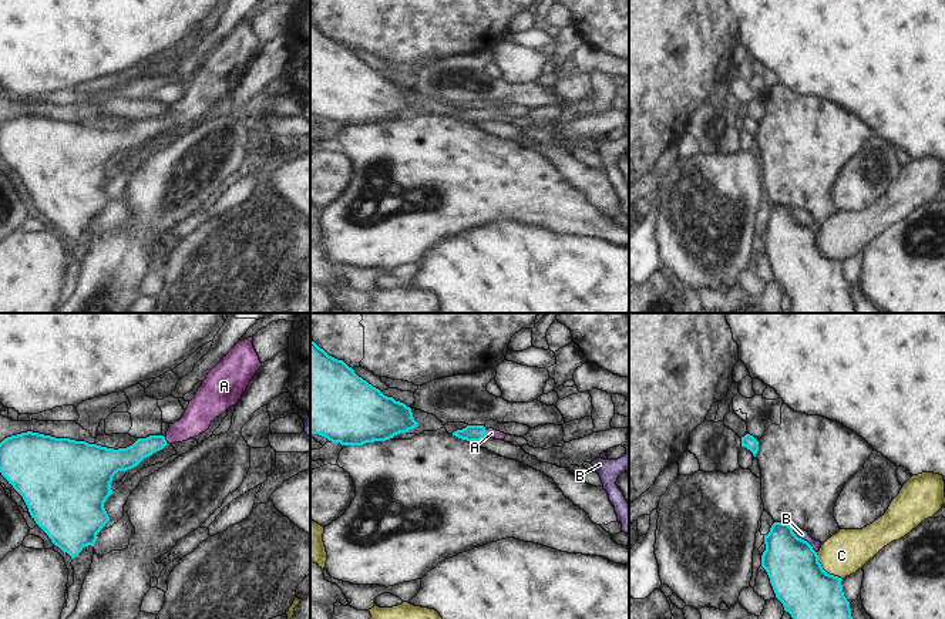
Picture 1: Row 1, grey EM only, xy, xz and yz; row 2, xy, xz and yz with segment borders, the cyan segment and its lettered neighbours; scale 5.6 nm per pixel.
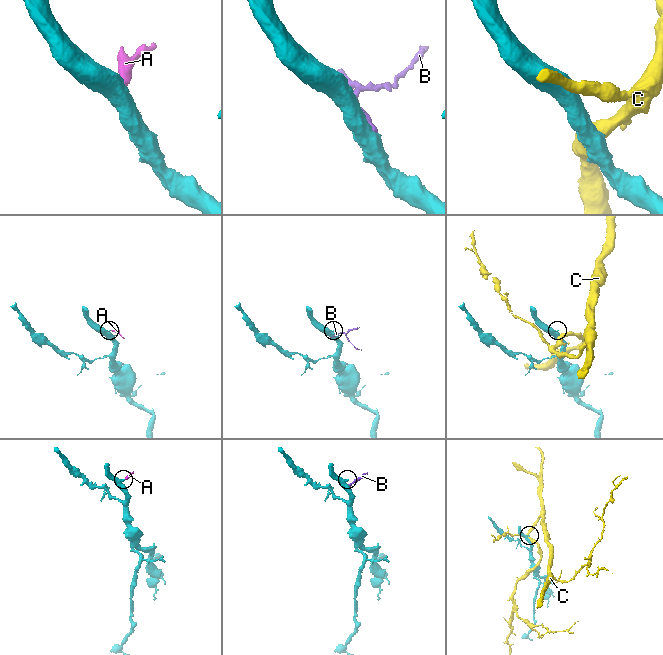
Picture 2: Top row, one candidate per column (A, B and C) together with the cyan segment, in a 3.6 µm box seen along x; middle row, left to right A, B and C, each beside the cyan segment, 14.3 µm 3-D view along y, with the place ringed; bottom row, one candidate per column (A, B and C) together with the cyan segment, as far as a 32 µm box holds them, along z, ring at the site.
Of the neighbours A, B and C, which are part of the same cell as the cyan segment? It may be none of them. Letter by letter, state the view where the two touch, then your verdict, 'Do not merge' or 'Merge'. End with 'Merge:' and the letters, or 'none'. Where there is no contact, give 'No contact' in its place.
A: Touches cyan in xz. Merge
B: Touches cyan in yz. Do not merge
C: Touches cyan in yz. Do not merge
Merge: A.

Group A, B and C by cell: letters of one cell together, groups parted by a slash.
A / B / C

